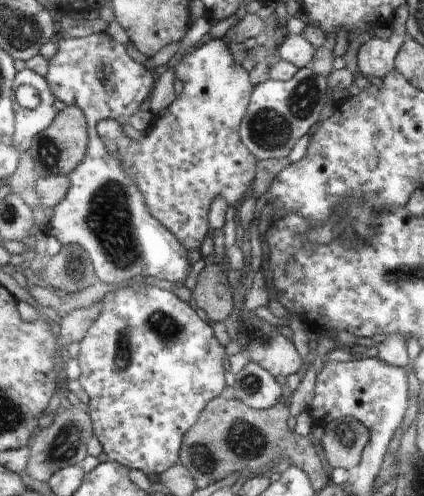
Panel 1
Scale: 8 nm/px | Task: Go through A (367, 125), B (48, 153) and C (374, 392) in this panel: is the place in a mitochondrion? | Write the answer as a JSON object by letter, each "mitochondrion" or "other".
{"A":"other","B":"mitochondrion","C":"other"}

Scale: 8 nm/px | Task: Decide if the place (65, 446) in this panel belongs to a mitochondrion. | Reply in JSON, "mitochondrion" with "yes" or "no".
{"mitochondrion":"yes"}

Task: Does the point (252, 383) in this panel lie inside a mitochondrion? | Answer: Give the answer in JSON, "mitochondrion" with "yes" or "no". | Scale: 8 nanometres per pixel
{"mitochondrion":"yes"}

